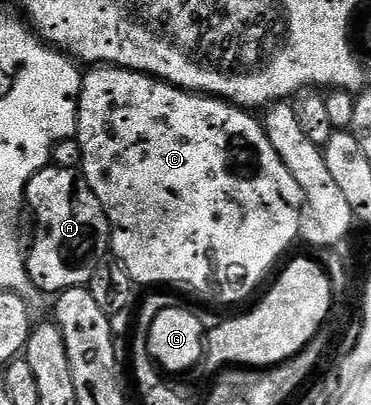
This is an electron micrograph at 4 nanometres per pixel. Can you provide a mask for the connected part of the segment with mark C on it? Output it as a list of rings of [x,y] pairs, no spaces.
[[[96,65],[88,68],[83,73],[83,86],[79,92],[79,124],[77,126],[77,138],[79,140],[79,150],[81,151],[81,172],[83,178],[87,180],[88,187],[93,191],[93,195],[97,195],[97,199],[107,216],[107,221],[111,224],[110,252],[113,254],[115,260],[122,263],[125,271],[131,276],[131,280],[136,286],[155,285],[151,287],[167,287],[163,285],[188,285],[189,288],[196,289],[197,292],[204,293],[205,296],[212,297],[213,300],[220,301],[223,305],[235,305],[238,301],[245,300],[262,283],[263,276],[275,264],[277,264],[276,266],[280,264],[279,256],[294,241],[298,242],[300,240],[299,220],[303,214],[303,192],[301,191],[301,187],[297,187],[297,181],[293,179],[293,175],[289,175],[289,167],[285,167],[281,155],[277,155],[277,151],[273,151],[273,143],[269,143],[267,133],[263,129],[262,124],[256,118],[254,121],[251,117],[254,116],[248,110],[240,109],[239,106],[233,105],[229,101],[220,101],[217,97],[209,97],[202,93],[190,93],[187,89],[178,89],[176,85],[171,85],[168,81],[159,81],[156,77],[150,77],[147,73],[138,73],[132,69],[118,69],[116,65]]]

